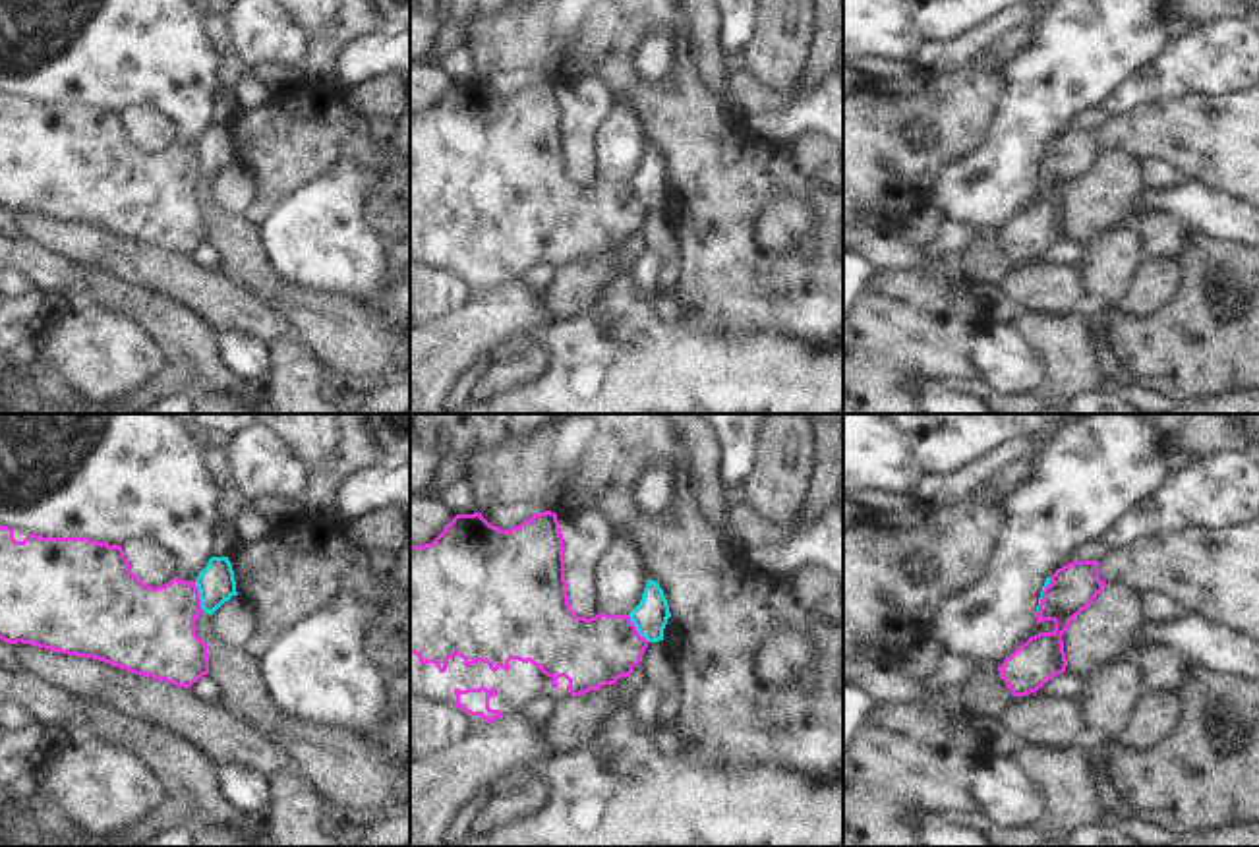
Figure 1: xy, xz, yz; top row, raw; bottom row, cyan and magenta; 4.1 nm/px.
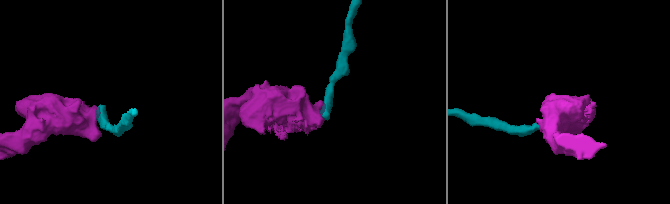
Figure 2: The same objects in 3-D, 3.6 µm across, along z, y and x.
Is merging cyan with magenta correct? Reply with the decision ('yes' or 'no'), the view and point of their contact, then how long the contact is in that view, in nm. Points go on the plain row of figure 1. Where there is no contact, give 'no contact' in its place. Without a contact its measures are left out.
no; meets cyan in xy at (200, 163); contact 130 nm long

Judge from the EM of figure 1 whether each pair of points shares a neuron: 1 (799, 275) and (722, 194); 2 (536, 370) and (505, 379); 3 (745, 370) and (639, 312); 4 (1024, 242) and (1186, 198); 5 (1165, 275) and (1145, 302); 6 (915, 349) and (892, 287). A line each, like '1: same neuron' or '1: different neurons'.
1: same neuron
2: same neuron
3: same neuron
4: different neurons
5: same neuron
6: same neuron

